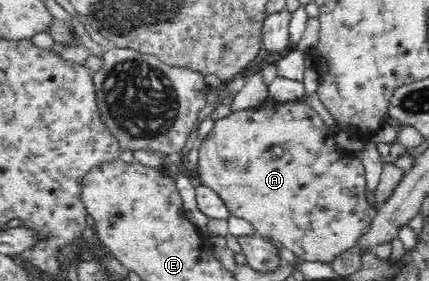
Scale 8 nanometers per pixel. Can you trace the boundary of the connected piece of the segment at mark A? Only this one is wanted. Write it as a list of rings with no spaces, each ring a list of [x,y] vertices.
[[[271,97],[265,99],[255,107],[233,110],[231,115],[214,121],[213,130],[201,143],[198,141],[194,149],[197,150],[197,164],[192,169],[192,175],[201,180],[201,184],[212,189],[227,206],[231,215],[242,217],[253,225],[259,236],[273,241],[293,251],[297,258],[307,261],[320,261],[330,263],[338,254],[353,248],[358,244],[365,231],[370,227],[371,214],[368,213],[366,191],[366,170],[363,161],[356,155],[337,147],[335,137],[341,131],[338,125],[329,125],[304,101],[275,102]]]

